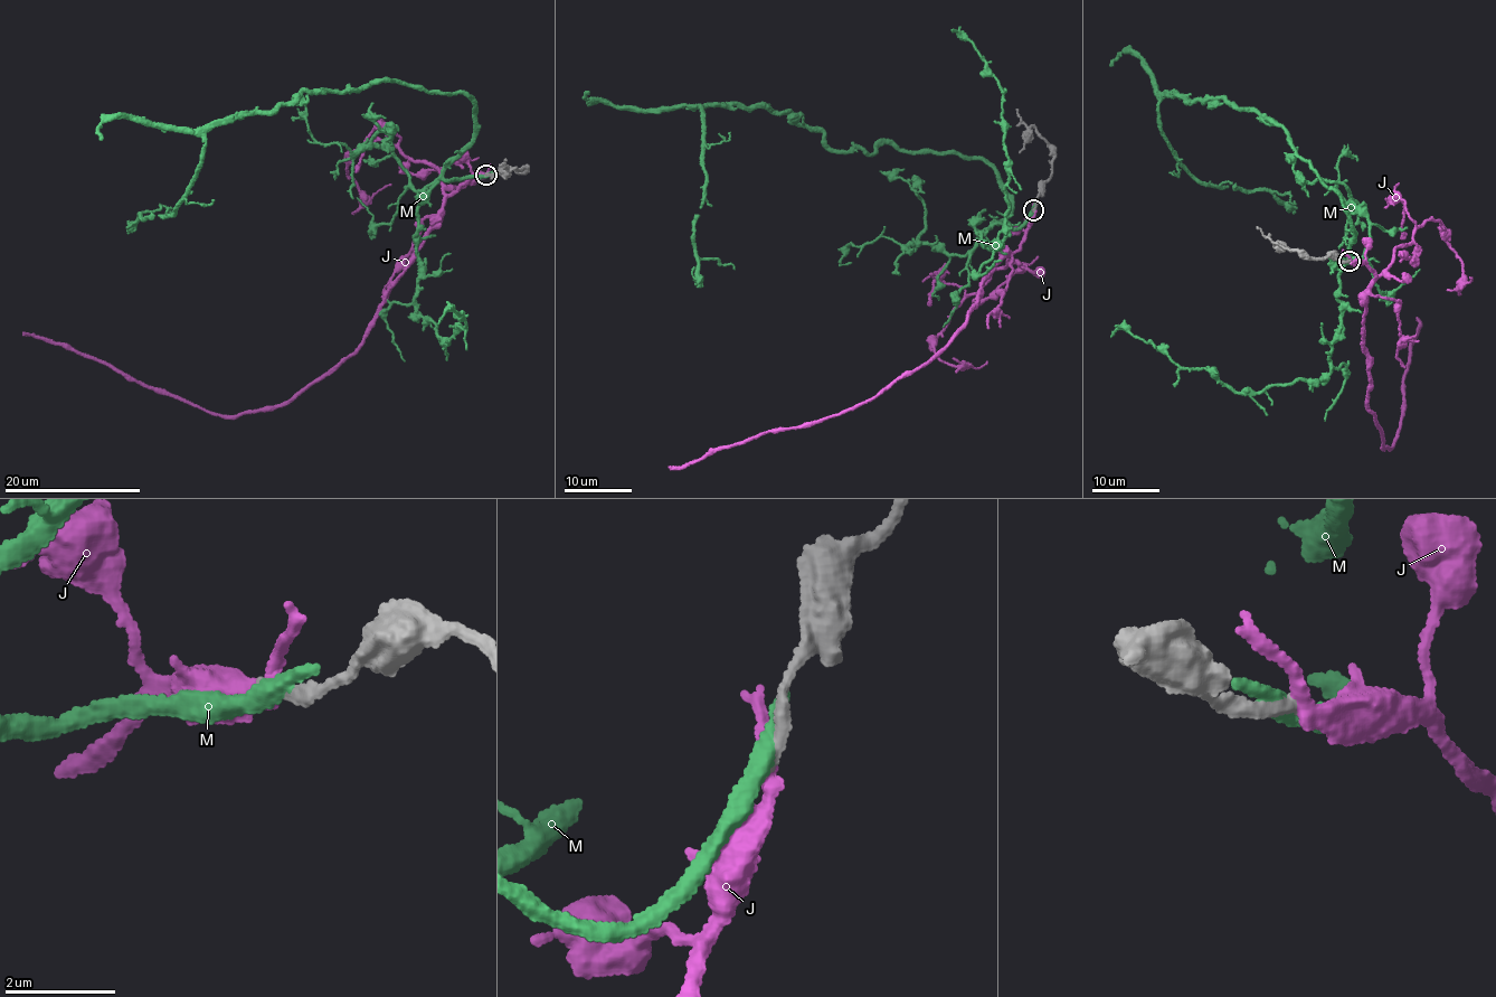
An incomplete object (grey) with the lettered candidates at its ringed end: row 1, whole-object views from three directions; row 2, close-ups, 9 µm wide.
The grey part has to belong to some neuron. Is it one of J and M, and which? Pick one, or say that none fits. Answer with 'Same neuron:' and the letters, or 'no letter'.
Same neuron: no letter

